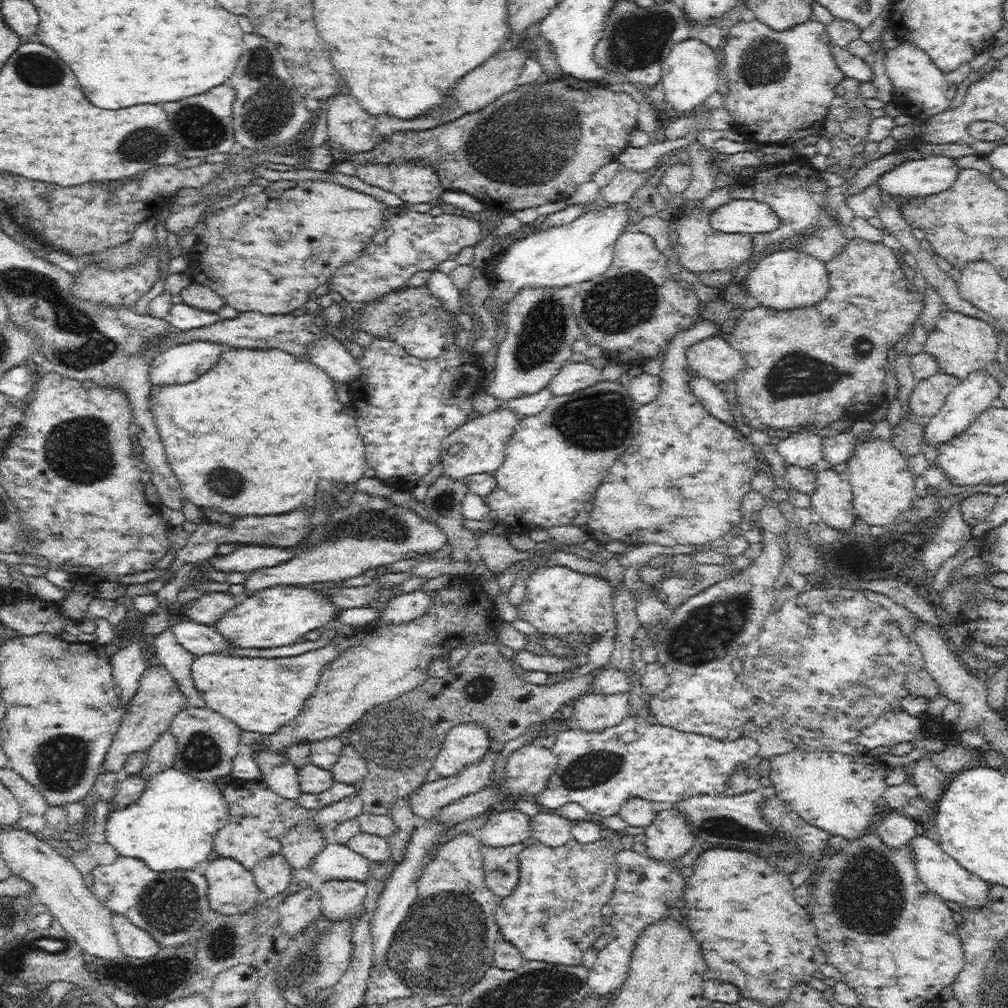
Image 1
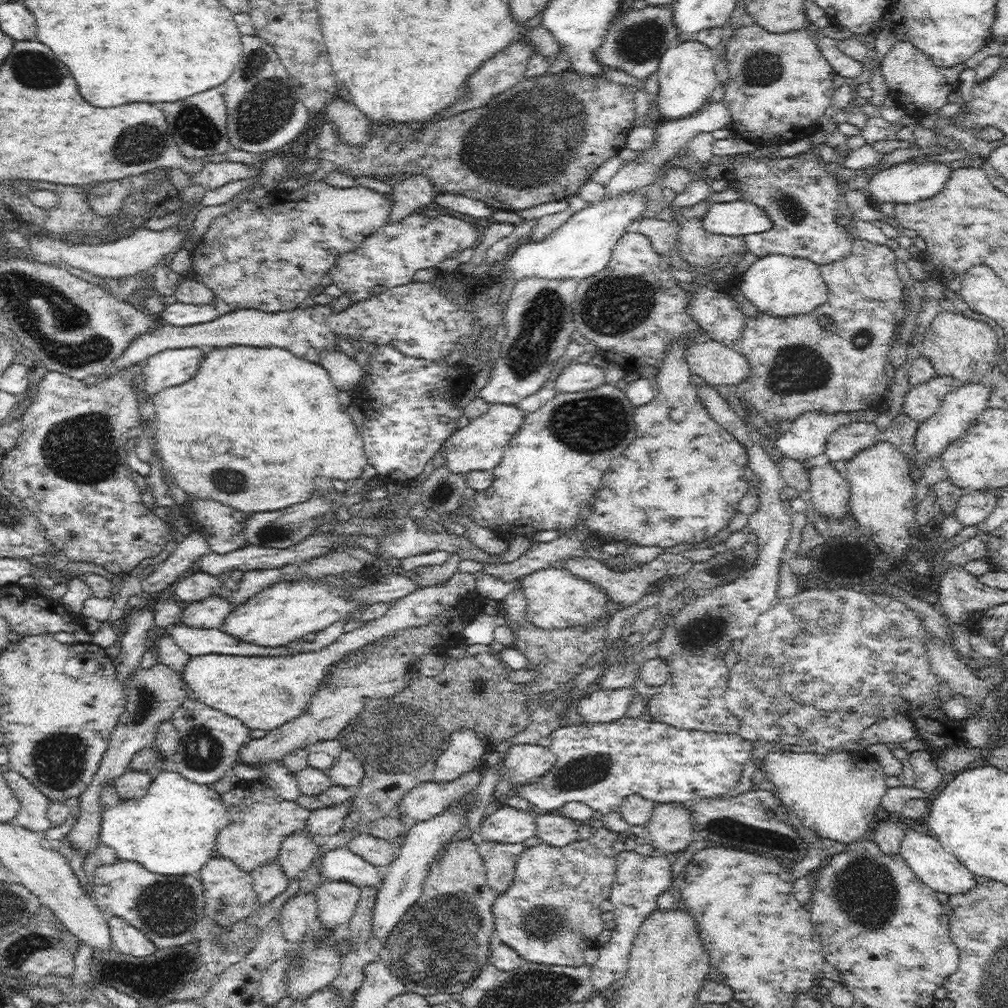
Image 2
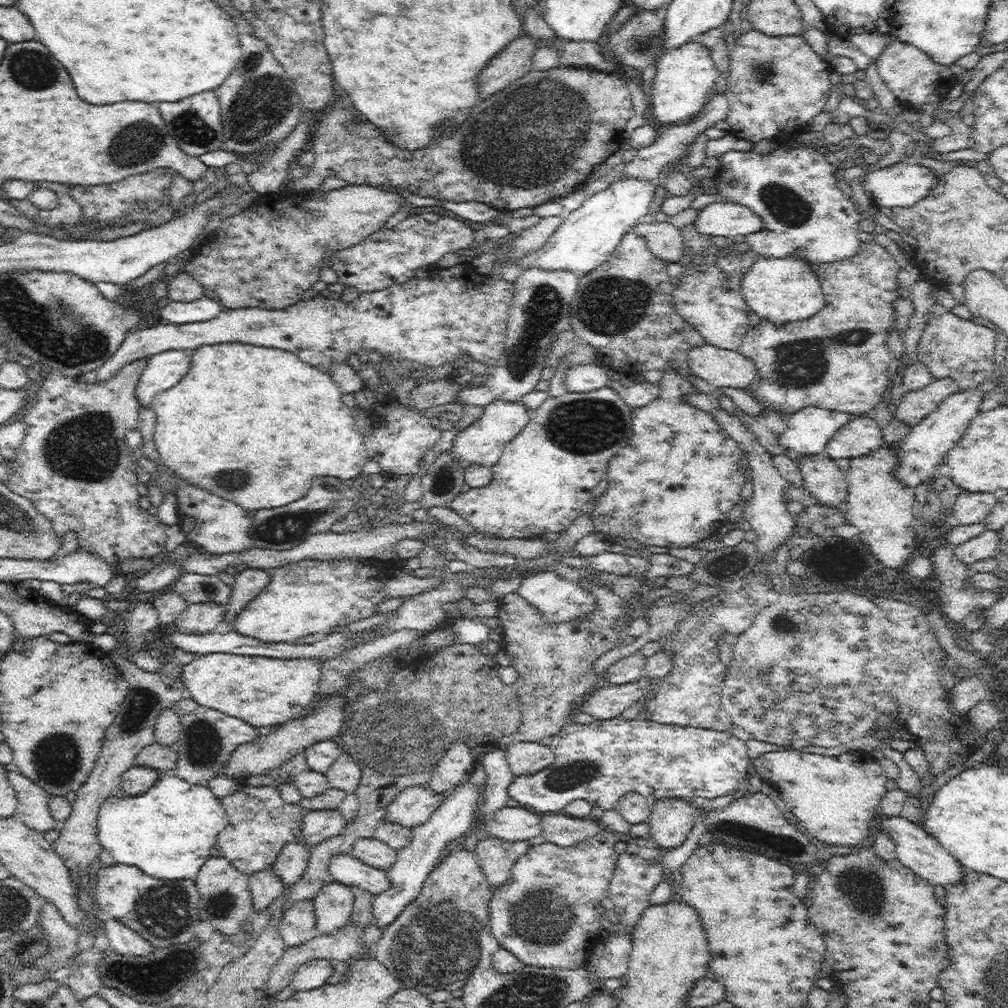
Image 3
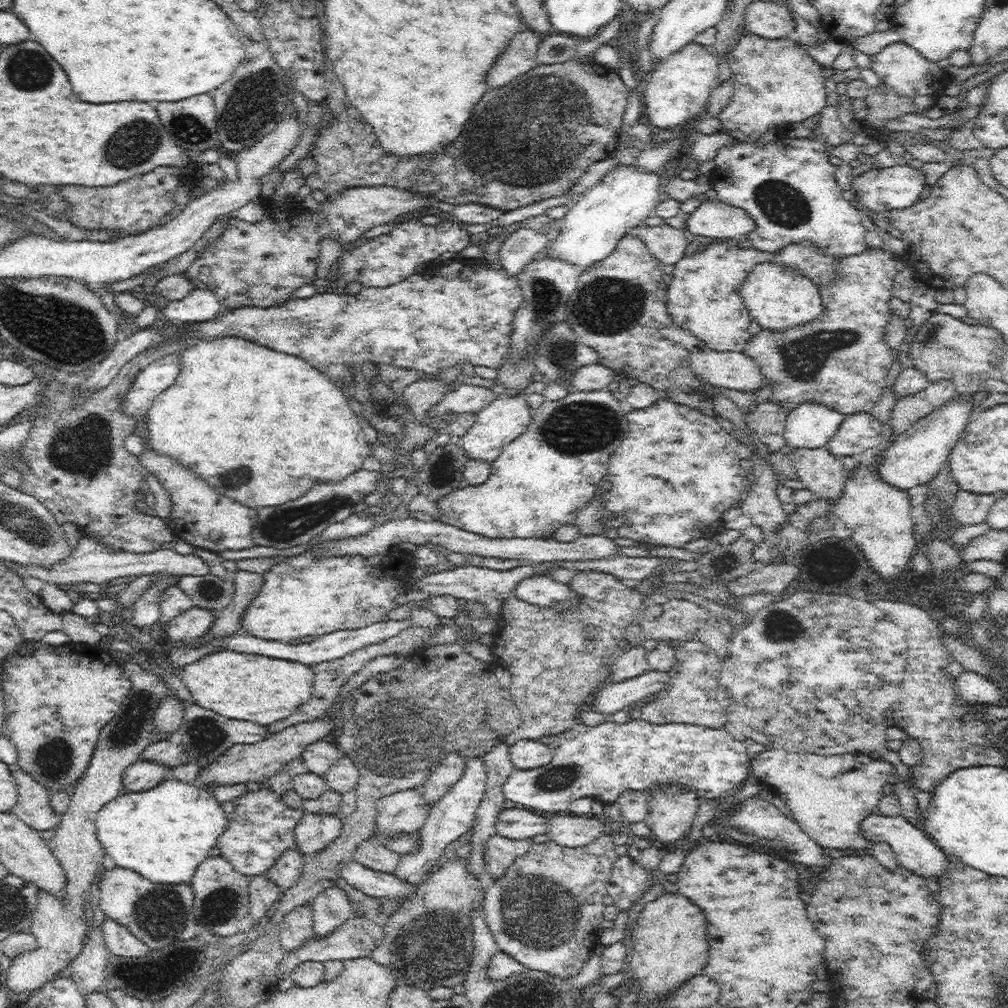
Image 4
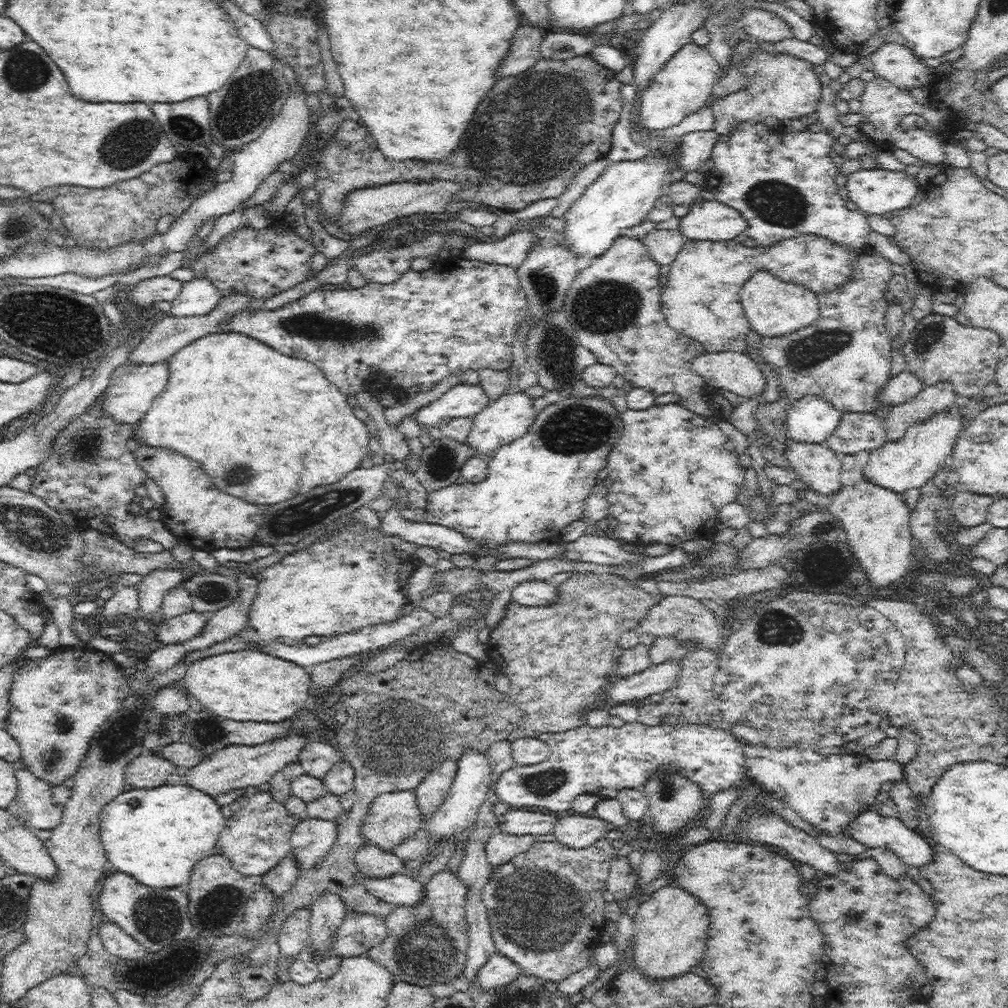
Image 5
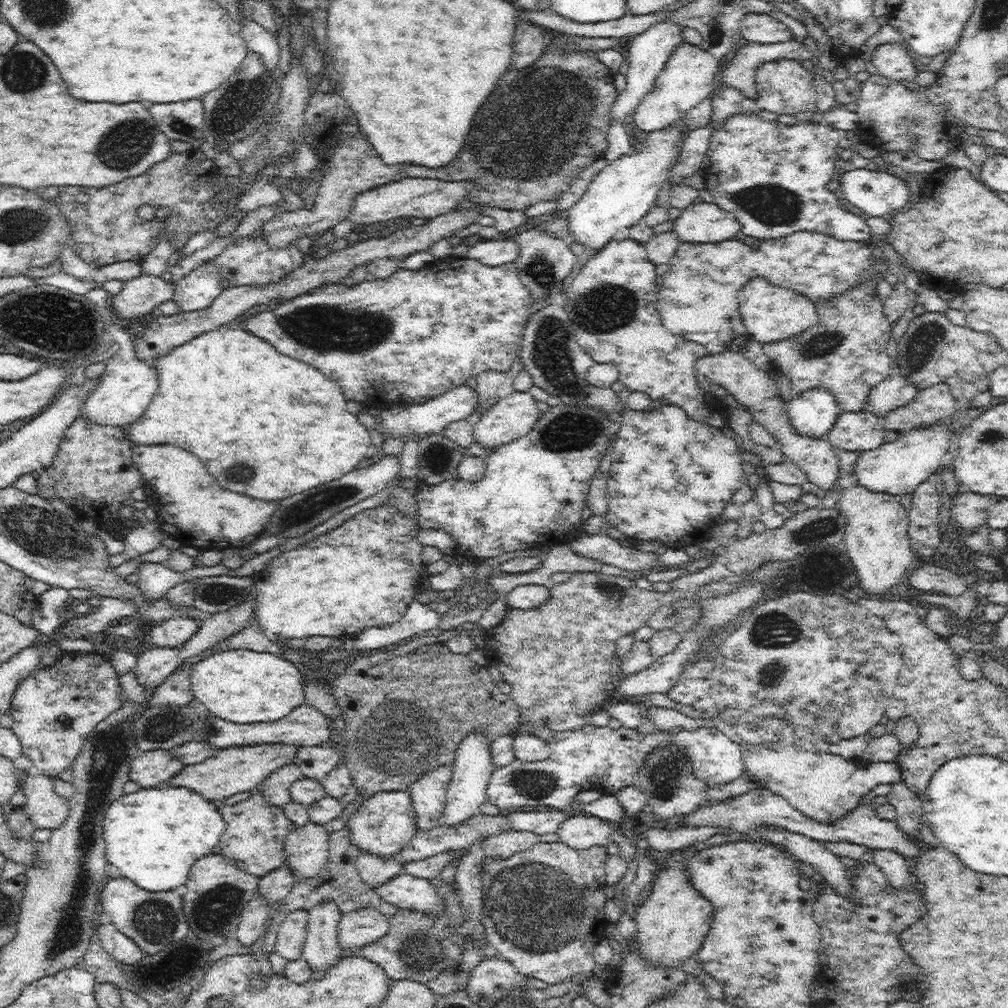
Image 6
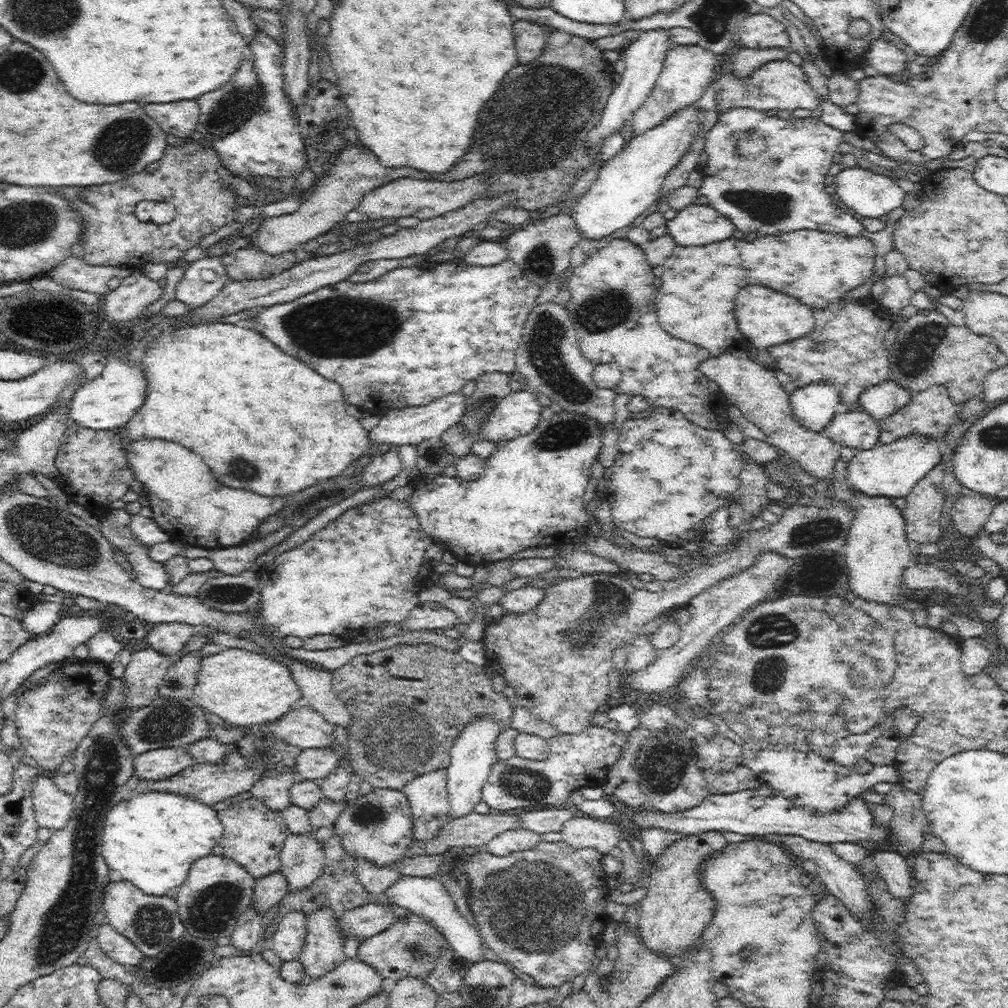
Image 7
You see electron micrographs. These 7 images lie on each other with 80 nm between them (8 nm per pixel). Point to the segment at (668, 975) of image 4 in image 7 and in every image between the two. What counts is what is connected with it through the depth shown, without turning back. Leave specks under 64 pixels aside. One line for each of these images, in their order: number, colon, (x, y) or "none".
5: (671, 929)
6: (672, 922)
7: (677, 909)

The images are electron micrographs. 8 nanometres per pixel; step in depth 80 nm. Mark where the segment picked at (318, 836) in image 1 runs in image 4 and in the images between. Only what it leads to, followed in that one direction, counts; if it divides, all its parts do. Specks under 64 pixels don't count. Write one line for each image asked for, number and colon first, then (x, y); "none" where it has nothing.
2: (297, 851)
3: (290, 864)
4: (286, 871)

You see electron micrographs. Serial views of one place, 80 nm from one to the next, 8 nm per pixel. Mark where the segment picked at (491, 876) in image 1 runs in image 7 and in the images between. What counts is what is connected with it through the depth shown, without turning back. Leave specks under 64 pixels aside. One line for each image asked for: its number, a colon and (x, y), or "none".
2: (499, 859)
3: (496, 856)
4: (500, 852)
5: (501, 847)
6: (504, 845)
7: (511, 841)

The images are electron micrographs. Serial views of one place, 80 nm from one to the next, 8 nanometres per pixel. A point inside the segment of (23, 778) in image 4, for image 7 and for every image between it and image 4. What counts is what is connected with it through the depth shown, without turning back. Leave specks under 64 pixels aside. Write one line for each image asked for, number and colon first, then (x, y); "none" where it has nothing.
5: (34, 799)
6: (48, 810)
7: (53, 808)

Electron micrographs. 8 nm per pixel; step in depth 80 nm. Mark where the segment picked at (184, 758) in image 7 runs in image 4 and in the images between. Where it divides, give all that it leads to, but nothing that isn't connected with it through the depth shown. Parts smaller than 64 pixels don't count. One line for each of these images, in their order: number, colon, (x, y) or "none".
4: (143, 775)
5: (149, 770)
6: (152, 768)

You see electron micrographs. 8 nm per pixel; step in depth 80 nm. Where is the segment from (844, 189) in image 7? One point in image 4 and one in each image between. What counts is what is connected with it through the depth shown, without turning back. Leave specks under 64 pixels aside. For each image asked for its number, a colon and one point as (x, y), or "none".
4: (898, 187)
5: (877, 191)
6: (877, 193)

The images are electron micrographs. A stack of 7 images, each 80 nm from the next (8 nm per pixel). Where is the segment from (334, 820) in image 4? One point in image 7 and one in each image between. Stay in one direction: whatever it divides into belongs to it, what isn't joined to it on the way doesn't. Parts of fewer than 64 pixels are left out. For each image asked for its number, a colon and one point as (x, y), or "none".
5: (311, 840)
6: (307, 847)
7: (301, 859)

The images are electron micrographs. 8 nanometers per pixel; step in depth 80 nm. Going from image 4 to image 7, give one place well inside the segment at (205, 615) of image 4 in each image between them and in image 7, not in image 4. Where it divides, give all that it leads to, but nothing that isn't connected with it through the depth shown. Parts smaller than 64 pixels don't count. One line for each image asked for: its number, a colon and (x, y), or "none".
5: (176, 630)
6: (173, 633)
7: (168, 638)

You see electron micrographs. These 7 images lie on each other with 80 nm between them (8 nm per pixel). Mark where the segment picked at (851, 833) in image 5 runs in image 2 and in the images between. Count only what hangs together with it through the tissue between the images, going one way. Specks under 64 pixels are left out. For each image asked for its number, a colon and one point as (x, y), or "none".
2: (933, 864)
3: (918, 850)
4: (915, 850)

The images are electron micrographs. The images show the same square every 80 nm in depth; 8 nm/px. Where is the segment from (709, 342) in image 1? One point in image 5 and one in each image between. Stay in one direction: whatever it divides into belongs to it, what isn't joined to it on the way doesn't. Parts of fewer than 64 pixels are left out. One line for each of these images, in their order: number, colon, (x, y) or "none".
2: (717, 364)
3: (720, 367)
4: (738, 371)
5: (737, 372)

